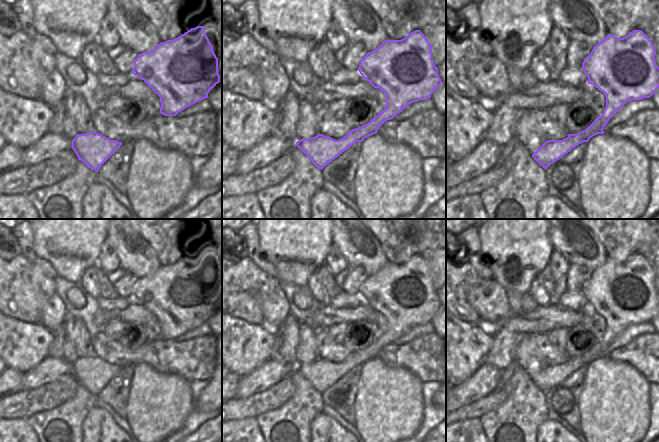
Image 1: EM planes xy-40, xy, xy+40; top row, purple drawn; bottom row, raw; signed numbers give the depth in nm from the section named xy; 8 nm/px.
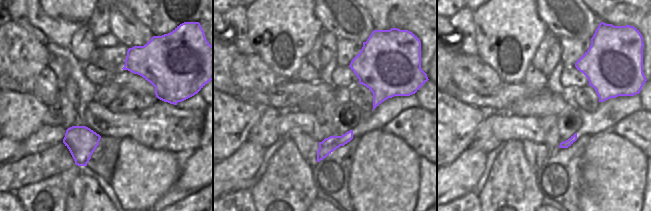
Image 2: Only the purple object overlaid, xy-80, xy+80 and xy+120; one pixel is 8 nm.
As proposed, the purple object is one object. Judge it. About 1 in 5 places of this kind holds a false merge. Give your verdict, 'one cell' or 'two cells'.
one cell

